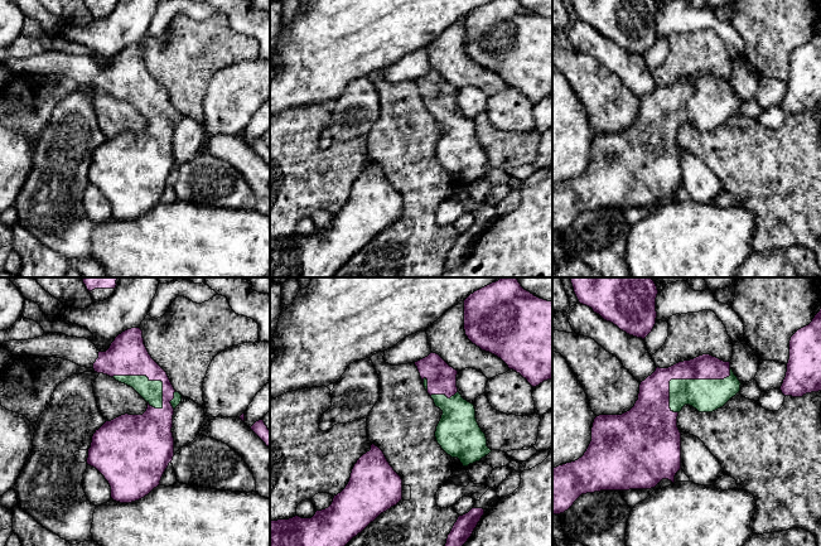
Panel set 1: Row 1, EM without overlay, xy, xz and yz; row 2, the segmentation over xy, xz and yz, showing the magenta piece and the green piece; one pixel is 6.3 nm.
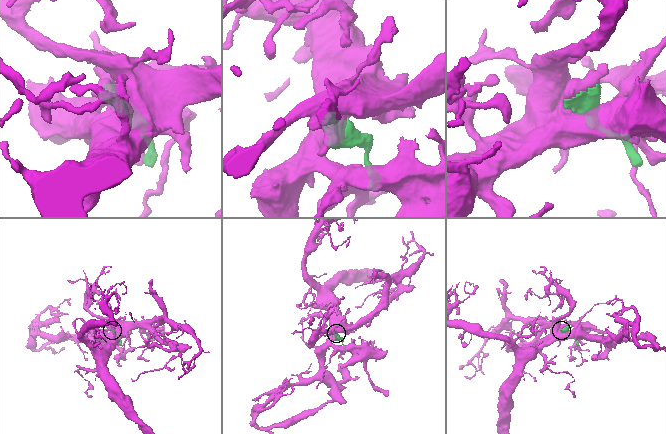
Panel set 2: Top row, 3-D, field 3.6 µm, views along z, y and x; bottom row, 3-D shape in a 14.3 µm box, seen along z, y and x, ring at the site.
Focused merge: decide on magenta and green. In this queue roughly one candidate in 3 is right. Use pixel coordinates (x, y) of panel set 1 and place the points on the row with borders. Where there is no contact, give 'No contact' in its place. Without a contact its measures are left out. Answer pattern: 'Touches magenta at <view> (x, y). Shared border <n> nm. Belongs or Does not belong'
Touches magenta at yz (687, 378). Shared border 480 nm. Belongs

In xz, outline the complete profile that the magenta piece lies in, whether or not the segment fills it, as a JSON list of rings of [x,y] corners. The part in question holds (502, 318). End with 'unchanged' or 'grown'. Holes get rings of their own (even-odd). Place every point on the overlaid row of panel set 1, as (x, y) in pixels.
[[[502,277],[464,300],[464,330],[482,351],[501,358],[536,387],[552,380],[552,301],[525,290],[517,279]]] | unchanged

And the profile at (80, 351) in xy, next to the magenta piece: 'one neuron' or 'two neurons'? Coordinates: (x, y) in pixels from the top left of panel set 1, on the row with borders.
one neuron

